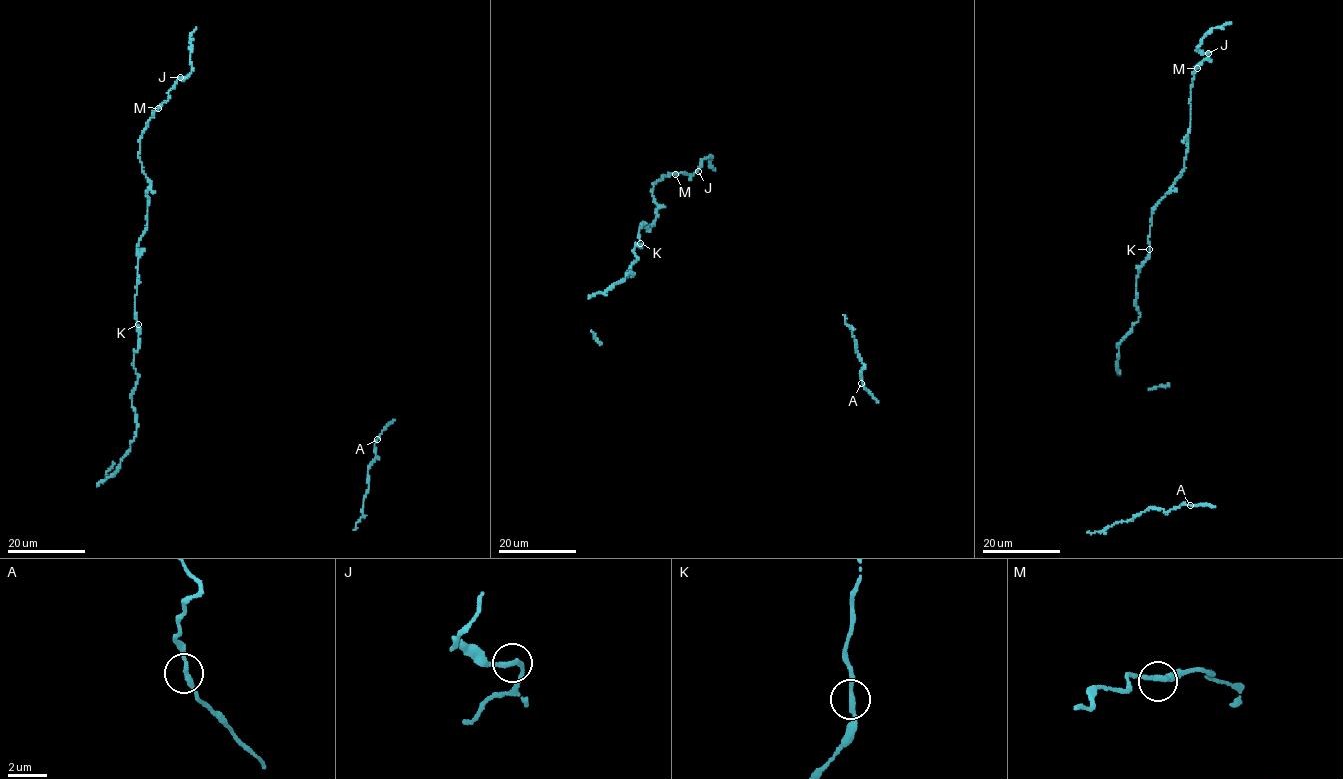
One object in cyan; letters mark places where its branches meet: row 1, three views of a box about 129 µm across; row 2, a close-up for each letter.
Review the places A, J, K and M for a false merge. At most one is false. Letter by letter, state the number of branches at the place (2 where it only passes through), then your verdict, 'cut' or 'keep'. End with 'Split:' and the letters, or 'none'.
A: 2 branches meet; keep
J: 2 branches meet; keep
K: 2 branches meet; keep
M: 2 branches meet; keep
Split: none

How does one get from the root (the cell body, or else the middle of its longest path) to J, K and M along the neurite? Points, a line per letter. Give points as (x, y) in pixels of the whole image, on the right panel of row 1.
J: (1137, 308), (1136, 278), (1150, 252), (1152, 208), (1185, 166), (1192, 73), (1207, 53)
K: (1137, 308), (1136, 278), (1149, 249)
M: (1137, 308), (1136, 278), (1150, 252), (1152, 208), (1185, 166), (1190, 90), (1197, 68)

